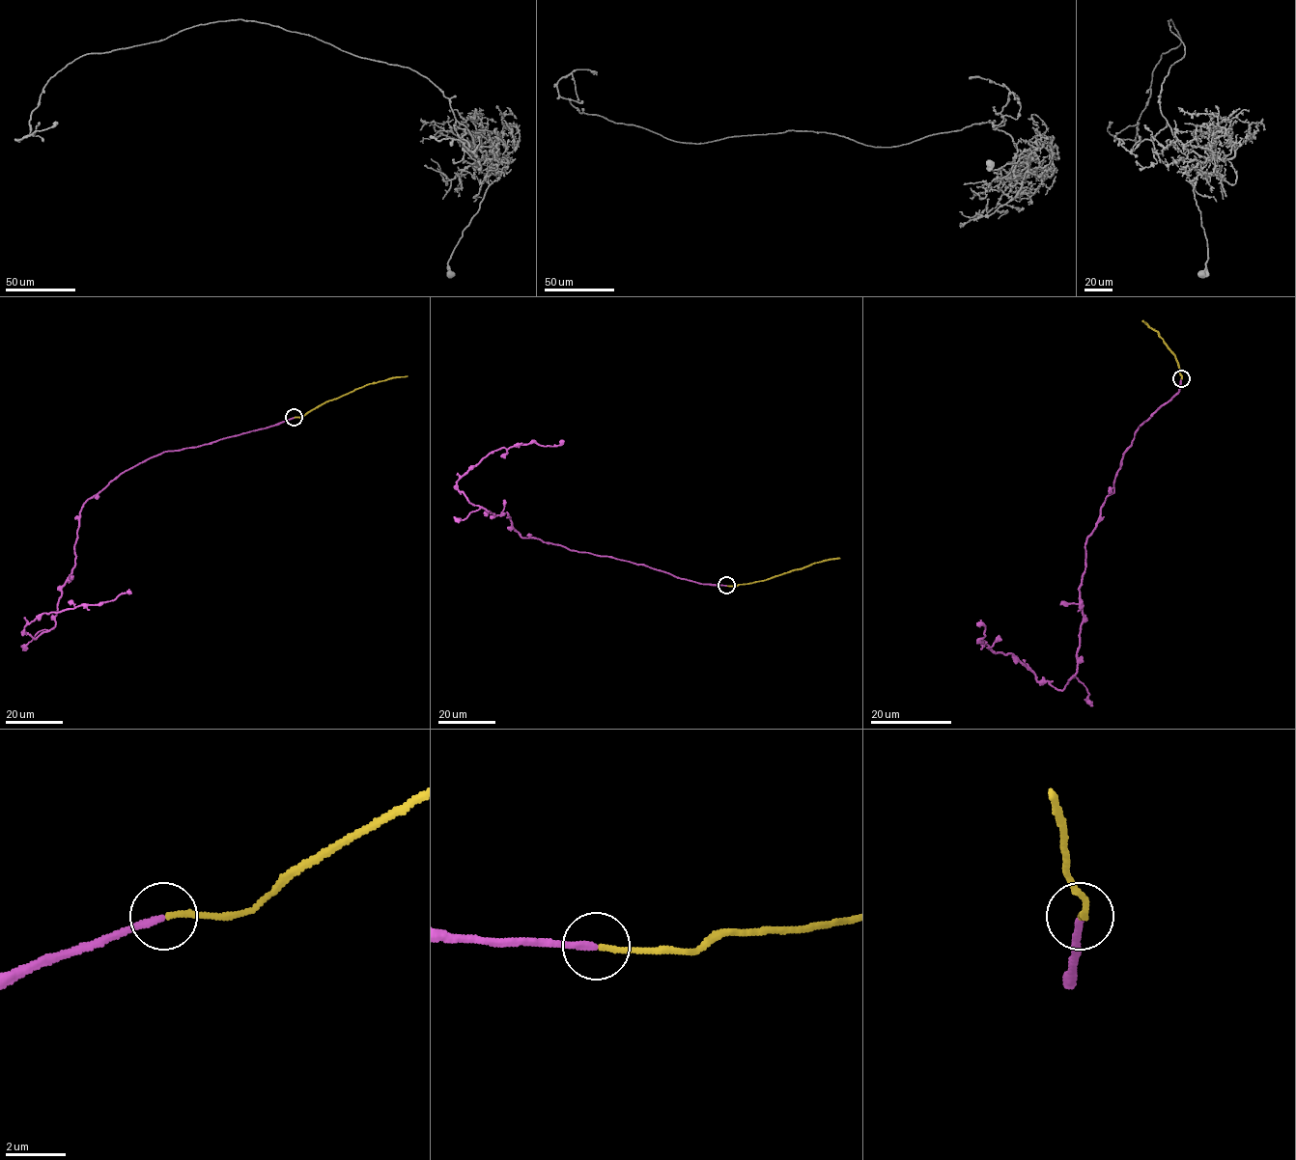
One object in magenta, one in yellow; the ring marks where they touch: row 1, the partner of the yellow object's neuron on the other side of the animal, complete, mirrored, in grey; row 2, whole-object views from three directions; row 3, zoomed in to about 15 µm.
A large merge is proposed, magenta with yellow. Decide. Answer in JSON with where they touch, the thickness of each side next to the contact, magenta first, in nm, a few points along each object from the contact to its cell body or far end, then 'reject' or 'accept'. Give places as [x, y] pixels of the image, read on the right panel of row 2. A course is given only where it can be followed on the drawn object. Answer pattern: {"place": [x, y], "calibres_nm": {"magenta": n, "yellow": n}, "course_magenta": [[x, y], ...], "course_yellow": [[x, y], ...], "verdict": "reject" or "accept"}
{"place": [1181, 378], "calibres_nm": {"magenta": 220, "yellow": 200}, "course_magenta": [[1181, 378], [1135, 431], [1086, 540], [1077, 671], [1068, 683], [1056, 689], [1012, 653], [994, 652], [976, 623]], "course_yellow": [[1181, 378], [1174, 355], [1156, 332], [1142, 320]], "verdict": "accept"}

